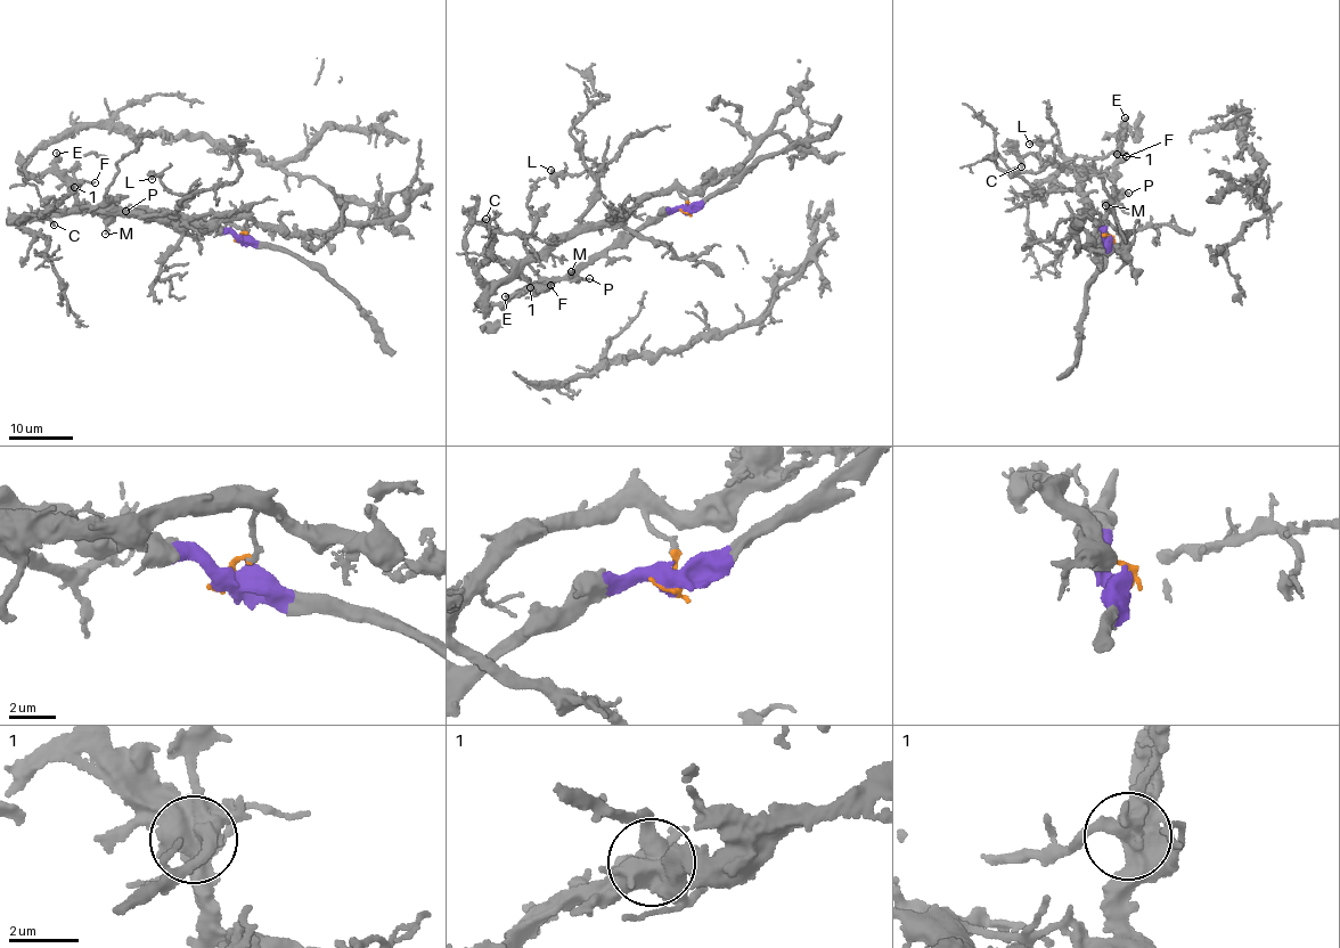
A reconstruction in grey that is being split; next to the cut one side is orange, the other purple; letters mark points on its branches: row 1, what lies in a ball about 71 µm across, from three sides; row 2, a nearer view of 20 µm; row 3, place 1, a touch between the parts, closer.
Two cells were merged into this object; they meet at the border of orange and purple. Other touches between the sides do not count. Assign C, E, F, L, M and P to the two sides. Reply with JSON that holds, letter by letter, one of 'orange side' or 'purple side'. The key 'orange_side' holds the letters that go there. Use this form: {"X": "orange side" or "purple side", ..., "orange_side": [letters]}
{"C": "orange side", "E": "purple side", "F": "purple side", "L": "orange side", "M": "purple side", "P": "purple side", "orange_side": ["C", "L"]}

